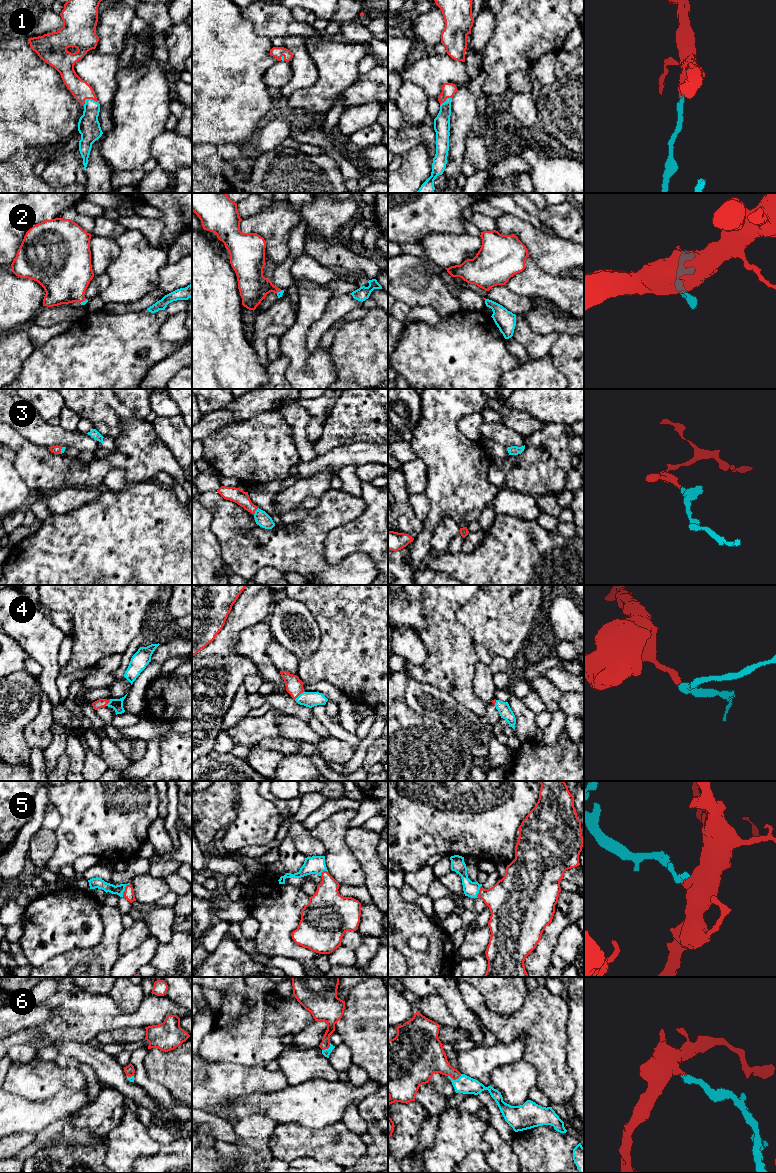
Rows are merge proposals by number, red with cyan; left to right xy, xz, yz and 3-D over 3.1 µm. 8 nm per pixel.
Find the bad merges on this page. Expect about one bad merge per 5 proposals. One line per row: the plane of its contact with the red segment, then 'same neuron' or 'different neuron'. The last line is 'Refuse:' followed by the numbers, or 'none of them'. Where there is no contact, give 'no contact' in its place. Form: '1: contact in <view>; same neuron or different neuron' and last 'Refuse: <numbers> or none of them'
1: contact in xy; same neuron
2: contact in xy; same neuron
3: contact in xz; same neuron
4: contact in xz; same neuron
5: contact in xy; same neuron
6: contact in yz; same neuron
Refuse: none of them

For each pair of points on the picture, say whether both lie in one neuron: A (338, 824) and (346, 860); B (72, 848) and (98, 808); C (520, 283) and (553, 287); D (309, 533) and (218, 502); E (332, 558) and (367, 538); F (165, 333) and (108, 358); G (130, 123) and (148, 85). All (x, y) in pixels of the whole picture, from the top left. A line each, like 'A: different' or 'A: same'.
A: same
B: same
C: same
D: same
E: same
F: different
G: same

